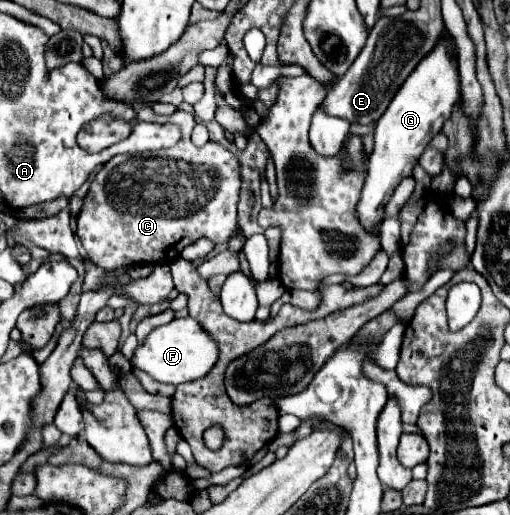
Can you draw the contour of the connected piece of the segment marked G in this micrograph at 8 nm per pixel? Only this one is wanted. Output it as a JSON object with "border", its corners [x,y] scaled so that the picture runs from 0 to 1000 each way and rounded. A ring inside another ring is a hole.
{"border":[[[865,70],[853,93],[818,124],[818,136],[798,148],[790,171],[778,175],[755,221],[739,233],[735,245],[735,283],[724,303],[724,330],[716,346],[716,361],[708,373],[708,388],[700,396],[704,427],[716,443],[735,447],[751,423],[751,404],[771,373],[771,365],[786,353],[786,346],[802,342],[814,315],[837,287],[841,272],[865,252],[873,233],[884,225],[892,202],[904,194],[904,155],[900,155],[900,117],[896,89],[884,70]]]}

